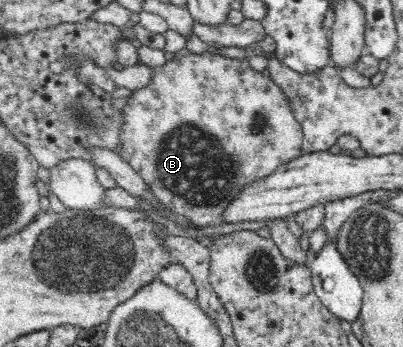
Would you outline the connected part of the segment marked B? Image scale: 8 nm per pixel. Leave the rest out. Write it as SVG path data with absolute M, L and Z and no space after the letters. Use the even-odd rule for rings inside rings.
M207 51L201 55L187 54L181 59L168 60L163 66L153 68L151 82L142 89L134 90L134 95L128 99L123 111L124 131L120 135L120 147L117 148L117 153L150 186L149 190L157 197L158 201L200 227L220 225L222 223L220 215L224 213L228 203L232 203L232 199L240 193L240 189L248 186L251 182L262 180L271 175L283 163L300 157L300 153L303 151L304 130L294 116L289 99L271 77L264 76L262 72L250 67L248 59L239 61Z

